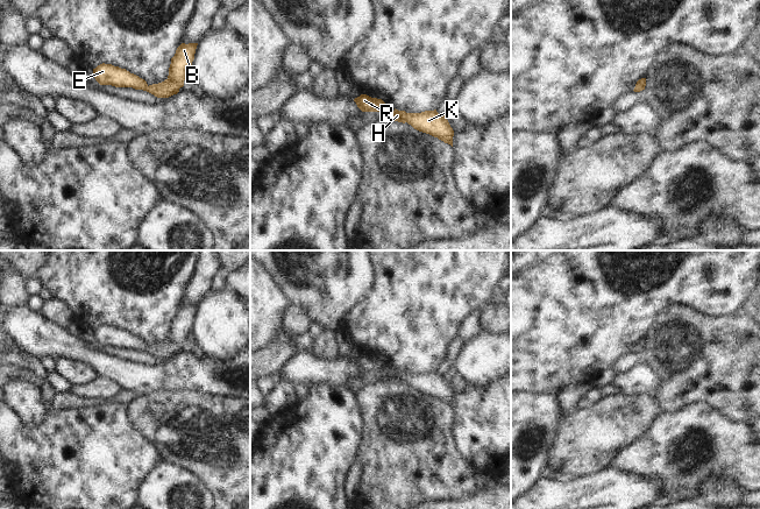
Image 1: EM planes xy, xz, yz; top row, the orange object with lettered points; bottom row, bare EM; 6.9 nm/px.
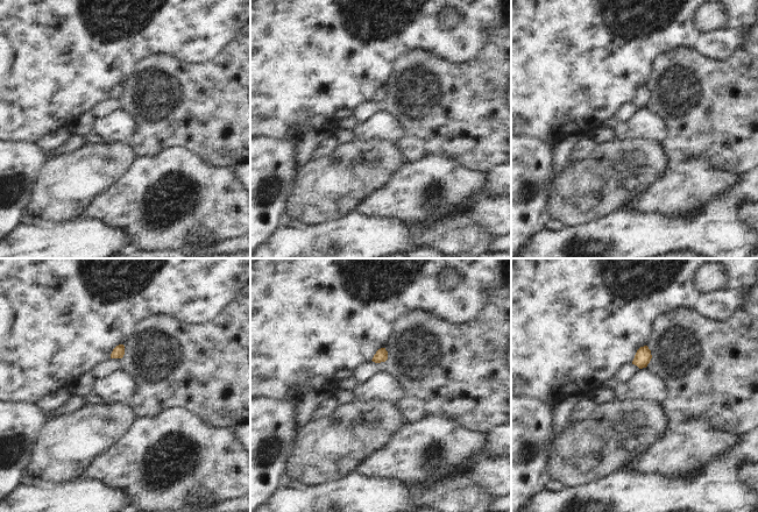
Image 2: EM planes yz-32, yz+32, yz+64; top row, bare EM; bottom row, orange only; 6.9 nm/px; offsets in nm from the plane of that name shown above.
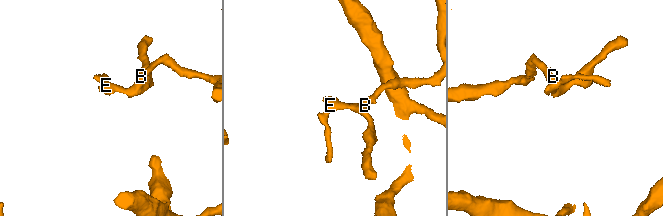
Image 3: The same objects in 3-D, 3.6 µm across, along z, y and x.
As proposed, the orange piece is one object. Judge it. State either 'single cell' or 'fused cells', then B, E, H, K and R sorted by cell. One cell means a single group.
single cell; groups B E H K R

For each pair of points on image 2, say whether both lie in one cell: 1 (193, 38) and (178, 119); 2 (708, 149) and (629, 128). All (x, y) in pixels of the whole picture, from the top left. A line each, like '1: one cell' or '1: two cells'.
1: two cells
2: two cells

